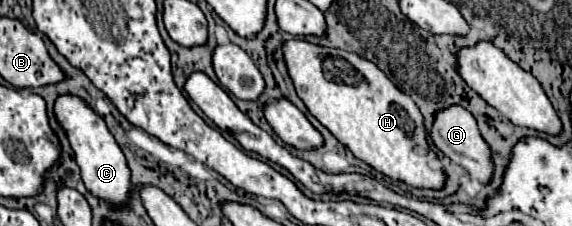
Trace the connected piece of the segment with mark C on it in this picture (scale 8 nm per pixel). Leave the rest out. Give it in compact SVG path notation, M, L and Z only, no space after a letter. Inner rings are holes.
M75 94L57 96L53 110L55 110L57 122L65 130L69 144L75 152L75 160L81 168L81 176L83 176L87 190L99 198L105 198L111 204L111 208L119 210L127 202L127 196L131 190L129 170L127 170L125 156L123 156L119 144L115 142L113 134L109 132L105 120L83 98L79 98Z

